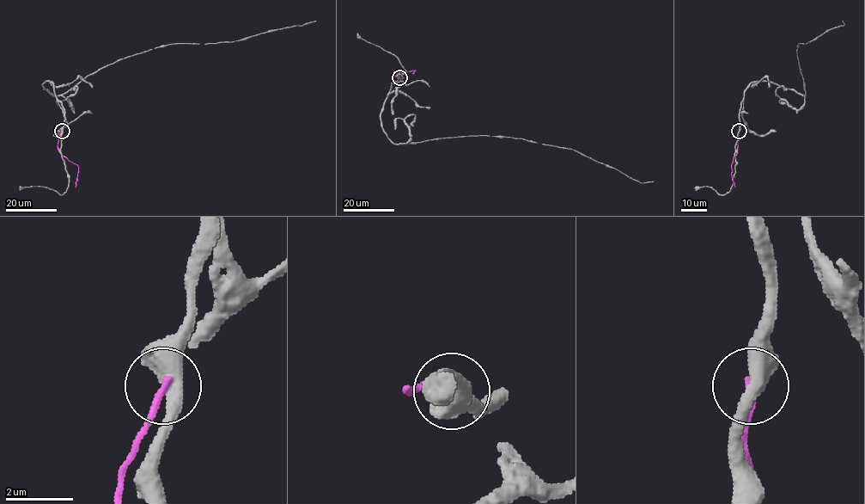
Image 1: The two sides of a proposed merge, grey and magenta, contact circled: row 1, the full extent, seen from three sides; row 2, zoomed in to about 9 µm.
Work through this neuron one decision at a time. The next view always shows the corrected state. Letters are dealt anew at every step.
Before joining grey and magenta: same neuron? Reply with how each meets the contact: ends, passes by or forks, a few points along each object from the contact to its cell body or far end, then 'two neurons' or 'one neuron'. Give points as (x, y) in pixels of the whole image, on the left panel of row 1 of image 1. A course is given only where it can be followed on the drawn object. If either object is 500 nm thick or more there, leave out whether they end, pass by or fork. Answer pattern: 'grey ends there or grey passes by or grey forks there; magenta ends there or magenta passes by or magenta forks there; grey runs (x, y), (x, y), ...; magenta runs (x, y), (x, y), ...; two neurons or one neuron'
grey passes by; magenta ends there; grey runs (62, 131), (64, 109), (45, 81), (48, 92), (63, 95), (88, 76), (152, 49), (234, 42), (315, 21); magenta runs (61, 131), (57, 150), (78, 166), (75, 187); two neurons

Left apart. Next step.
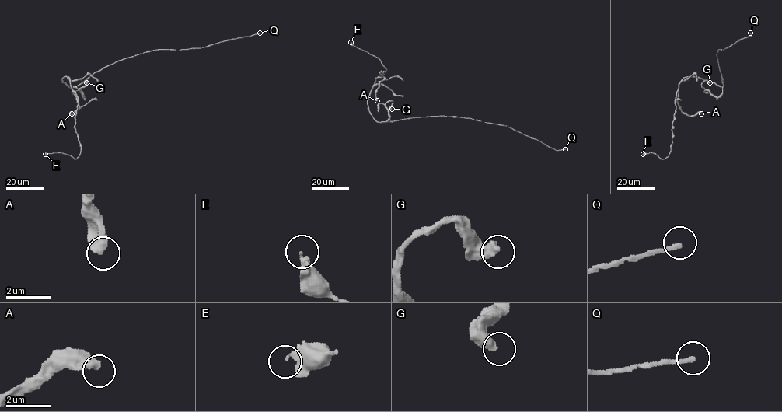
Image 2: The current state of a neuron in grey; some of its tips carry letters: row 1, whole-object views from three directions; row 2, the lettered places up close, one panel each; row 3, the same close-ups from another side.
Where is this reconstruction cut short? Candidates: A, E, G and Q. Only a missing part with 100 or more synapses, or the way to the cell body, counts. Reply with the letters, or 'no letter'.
Q

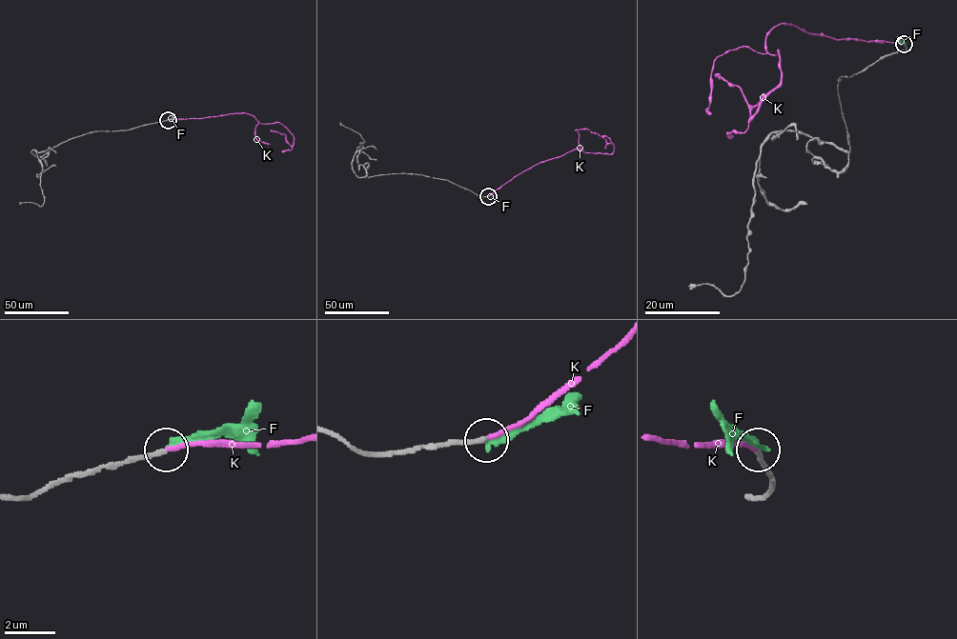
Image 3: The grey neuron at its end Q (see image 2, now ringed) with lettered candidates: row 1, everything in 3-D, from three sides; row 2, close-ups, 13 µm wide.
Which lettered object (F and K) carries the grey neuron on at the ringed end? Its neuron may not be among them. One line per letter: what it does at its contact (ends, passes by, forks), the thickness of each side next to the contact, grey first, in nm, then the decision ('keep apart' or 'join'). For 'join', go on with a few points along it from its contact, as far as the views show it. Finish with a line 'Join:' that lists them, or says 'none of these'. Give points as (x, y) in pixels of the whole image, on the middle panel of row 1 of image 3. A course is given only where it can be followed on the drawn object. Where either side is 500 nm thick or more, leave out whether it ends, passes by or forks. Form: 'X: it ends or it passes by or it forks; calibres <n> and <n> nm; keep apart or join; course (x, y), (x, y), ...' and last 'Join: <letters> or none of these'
F: it ends; calibres 200 and 320 nm; keep apart
K: it ends; calibres 200 and 170 nm; join; course (488, 196), (535, 165), (575, 149), (611, 153), (614, 145), (590, 131)
Join: K

